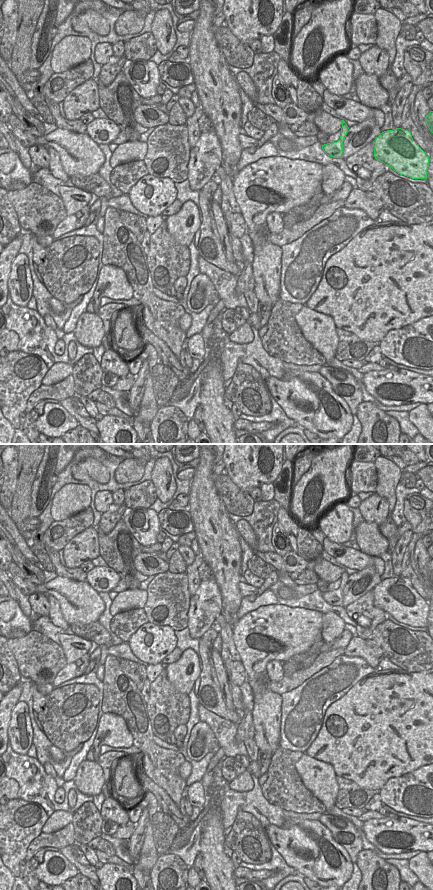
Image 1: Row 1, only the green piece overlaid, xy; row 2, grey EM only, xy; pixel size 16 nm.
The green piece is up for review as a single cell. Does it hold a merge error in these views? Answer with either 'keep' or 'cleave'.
cleave

